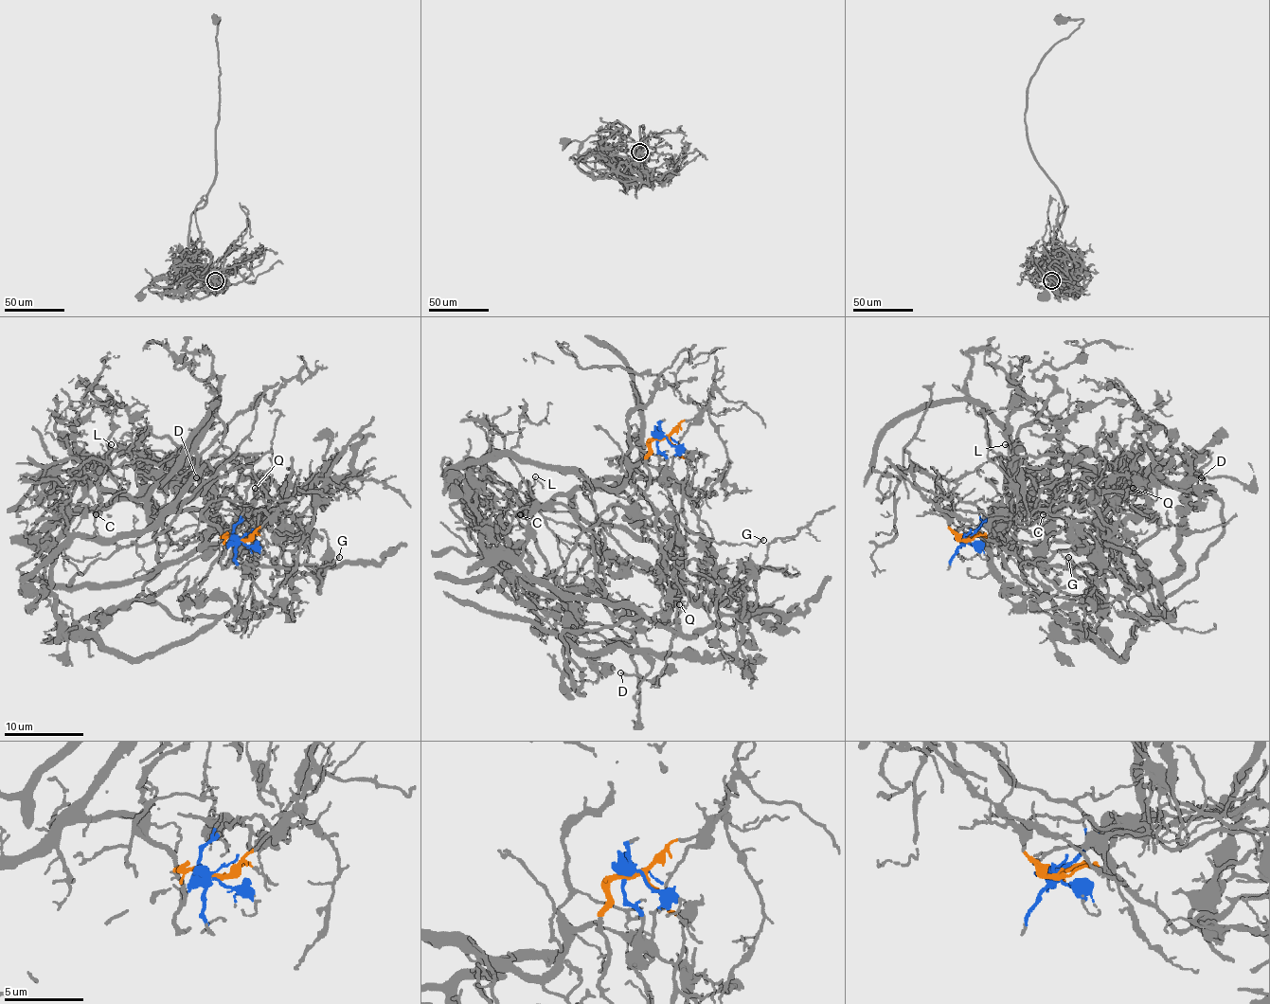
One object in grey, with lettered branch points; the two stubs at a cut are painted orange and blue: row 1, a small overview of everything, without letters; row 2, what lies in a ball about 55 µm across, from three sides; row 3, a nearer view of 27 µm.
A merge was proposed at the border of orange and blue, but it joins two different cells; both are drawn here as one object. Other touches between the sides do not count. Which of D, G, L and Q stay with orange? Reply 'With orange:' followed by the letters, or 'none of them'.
With orange: D, G, L

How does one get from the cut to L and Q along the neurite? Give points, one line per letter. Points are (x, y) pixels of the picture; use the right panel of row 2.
L: (966, 538), (986, 536), (1016, 509), (990, 538), (951, 507), (956, 483), (988, 461), (1016, 461), (1004, 445)
Q: (966, 538), (988, 518), (1014, 518), (1038, 509), (1082, 507), (1093, 501), (1121, 503), (1133, 489)

